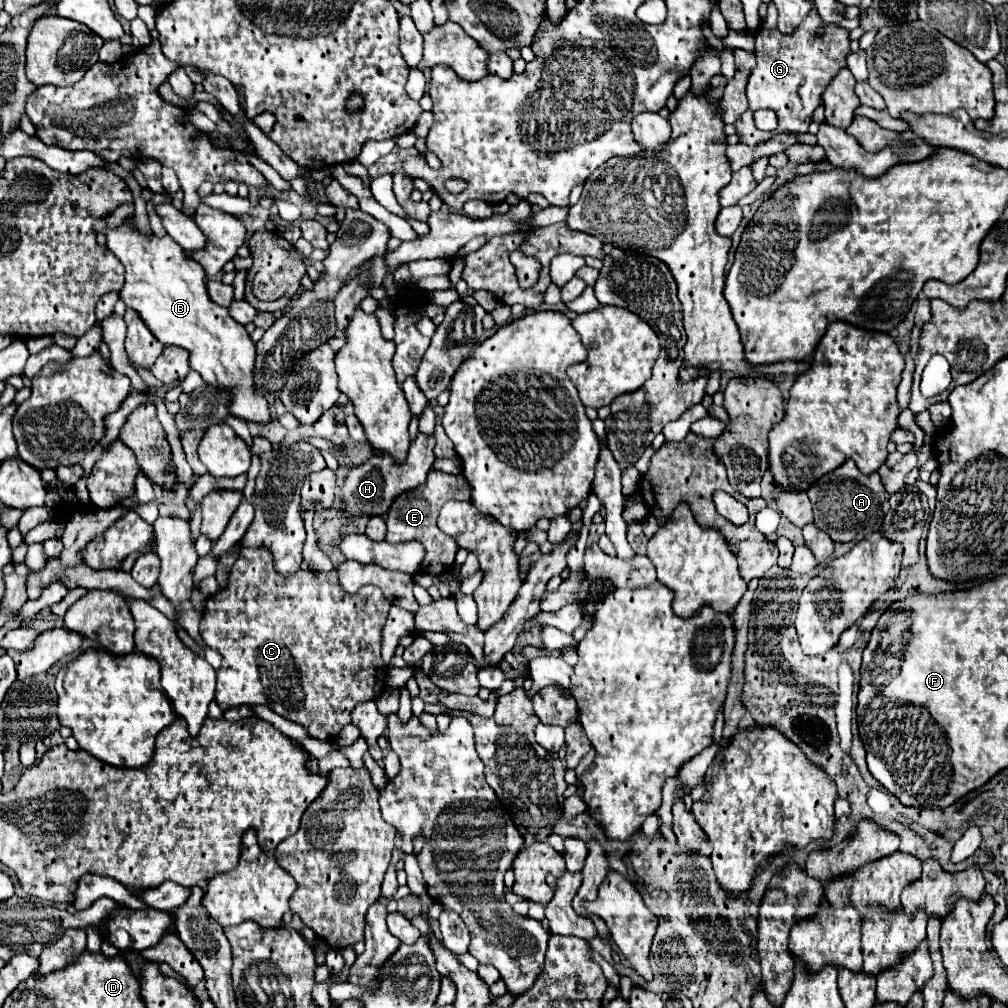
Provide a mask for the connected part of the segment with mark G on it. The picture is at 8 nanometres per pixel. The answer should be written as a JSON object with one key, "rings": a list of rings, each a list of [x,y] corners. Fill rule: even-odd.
{"rings":[[[770,4],[768,16],[760,26],[756,36],[756,68],[750,74],[746,94],[750,100],[750,112],[740,116],[736,122],[736,134],[742,144],[758,146],[772,138],[774,134],[804,134],[812,122],[812,112],[822,104],[822,92],[832,82],[832,78],[846,68],[846,56],[850,54],[848,32],[838,26],[828,26],[824,34],[816,34],[820,18],[816,18],[816,8],[802,20],[802,24],[792,34],[782,34],[776,28],[776,8]],[[758,108],[772,108],[778,116],[778,128],[768,136],[754,128],[752,112]]]}

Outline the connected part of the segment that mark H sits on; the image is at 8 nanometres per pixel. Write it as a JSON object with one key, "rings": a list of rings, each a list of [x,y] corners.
{"rings":[[[418,434],[418,438],[410,444],[410,454],[406,458],[404,464],[394,466],[392,458],[380,458],[380,456],[372,456],[370,460],[366,460],[360,466],[354,466],[348,476],[344,478],[344,486],[340,492],[342,504],[338,506],[340,510],[344,510],[346,518],[360,518],[360,516],[386,516],[392,502],[408,490],[418,488],[420,484],[426,482],[426,476],[436,460],[434,456],[434,436],[424,436]]]}

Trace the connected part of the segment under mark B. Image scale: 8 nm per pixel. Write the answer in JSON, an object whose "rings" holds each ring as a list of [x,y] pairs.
{"rings":[[[98,218],[94,228],[106,232],[108,248],[116,254],[126,270],[124,288],[120,290],[120,298],[124,300],[126,308],[132,308],[140,314],[158,342],[188,350],[190,368],[196,370],[206,384],[234,396],[228,404],[228,412],[232,416],[256,424],[270,424],[272,416],[268,402],[254,388],[254,342],[250,340],[246,328],[230,318],[228,308],[216,306],[212,300],[208,300],[204,284],[206,274],[202,266],[192,262],[170,236],[142,236],[136,228],[132,228],[132,220],[124,220],[118,230],[110,230],[106,226],[106,218]]]}

